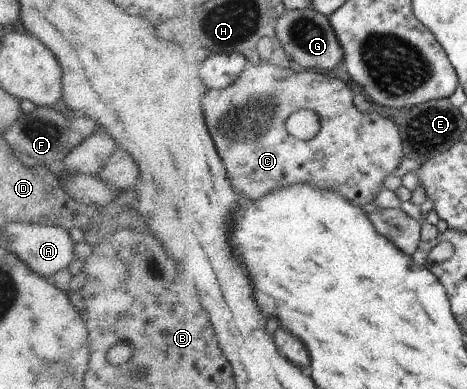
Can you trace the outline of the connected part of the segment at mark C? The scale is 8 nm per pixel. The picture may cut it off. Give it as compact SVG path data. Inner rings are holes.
M250 62L244 74L228 88L210 89L204 94L205 112L208 112L208 126L215 137L220 156L227 164L228 176L232 184L243 196L260 200L268 194L292 184L316 184L318 188L328 188L342 192L354 204L366 206L376 202L376 198L386 192L384 178L396 176L395 170L407 157L407 138L402 136L396 122L374 110L359 110L354 104L352 88L328 72L305 70L294 72L290 68L274 64ZM298 110L316 110L324 122L320 136L312 140L298 140L288 132L288 118Z

